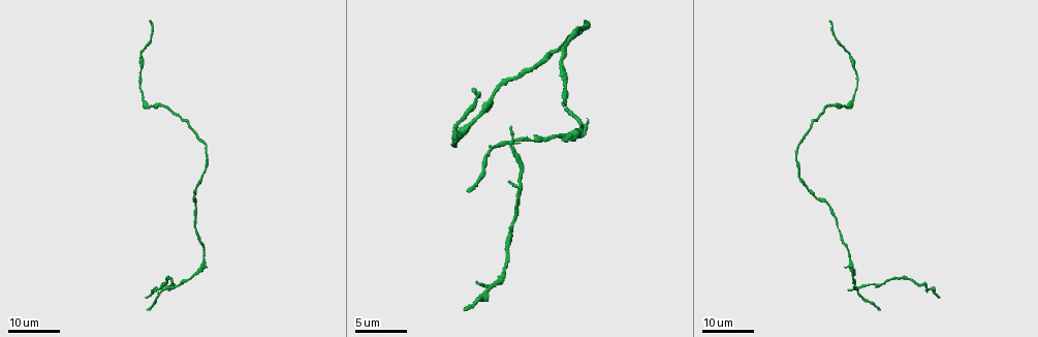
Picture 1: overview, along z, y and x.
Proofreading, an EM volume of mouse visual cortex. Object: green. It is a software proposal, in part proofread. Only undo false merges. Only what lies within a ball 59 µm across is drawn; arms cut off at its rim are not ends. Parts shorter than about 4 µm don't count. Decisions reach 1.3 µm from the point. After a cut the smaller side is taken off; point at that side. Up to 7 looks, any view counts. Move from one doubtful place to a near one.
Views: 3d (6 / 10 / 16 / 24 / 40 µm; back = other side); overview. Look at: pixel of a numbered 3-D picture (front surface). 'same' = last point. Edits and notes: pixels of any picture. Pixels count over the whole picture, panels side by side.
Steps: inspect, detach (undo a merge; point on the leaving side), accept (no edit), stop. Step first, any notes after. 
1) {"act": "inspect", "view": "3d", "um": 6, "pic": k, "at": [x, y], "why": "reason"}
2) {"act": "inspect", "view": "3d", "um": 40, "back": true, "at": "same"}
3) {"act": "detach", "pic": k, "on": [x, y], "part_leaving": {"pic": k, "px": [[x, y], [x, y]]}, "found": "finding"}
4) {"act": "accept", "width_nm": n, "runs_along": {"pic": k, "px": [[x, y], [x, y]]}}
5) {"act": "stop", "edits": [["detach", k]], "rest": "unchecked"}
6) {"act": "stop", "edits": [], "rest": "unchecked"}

{"act": "inspect", "view": "3d", "um": 24, "pic": 1, "at": [850, 56], "why": "calibre changes"}

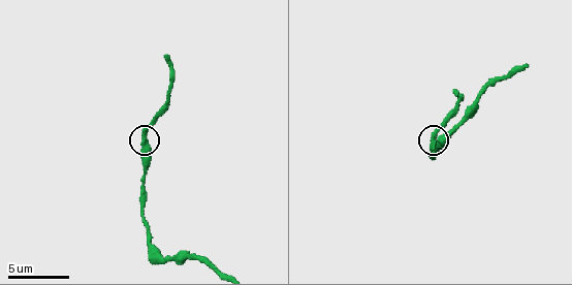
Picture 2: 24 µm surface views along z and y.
{"act": "inspect", "view": "3d", "um": 6, "pic": 2, "at": [143, 138]}

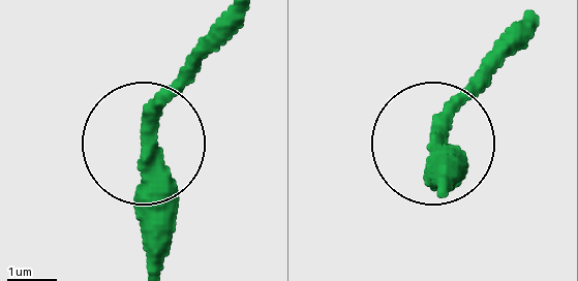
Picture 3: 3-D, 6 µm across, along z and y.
{"act": "accept", "runs_along": {"pic": 3, "px": [[147, 270], [147, 122], [195, 52]]}, "found": "continuous, no second neuron"}

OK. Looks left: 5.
{"act": "inspect", "view": "3d", "um": 16, "pic": 1, "at": [847, 244], "why": "calibre changes"}

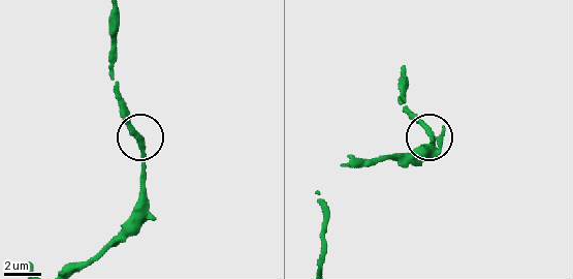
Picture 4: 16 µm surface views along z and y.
{"act": "inspect", "view": "3d", "um": 10, "pic": 4, "at": [138, 139]}

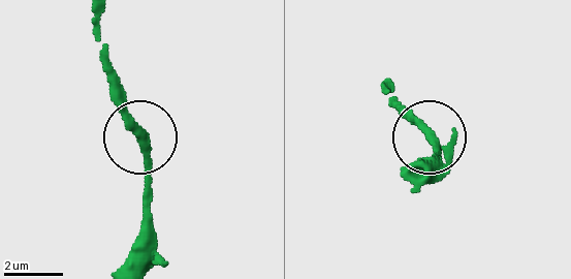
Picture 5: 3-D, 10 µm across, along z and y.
{"act": "accept", "width_nm": 300, "runs_along": {"pic": 5, "px": [[98, 9], [113, 98], [143, 143], [143, 199]]}, "found": "one neuron here"}

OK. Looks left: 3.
{"act": "inspect", "view": "3d", "um": 24, "pic": 1, "at": [553, 134], "why": "thick turns thin"}

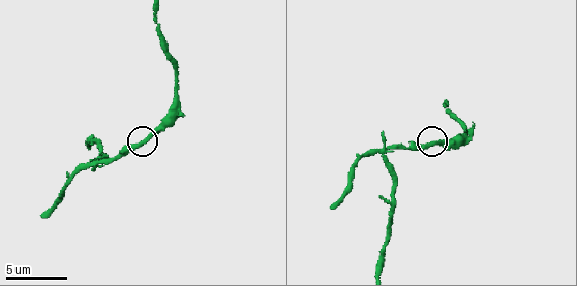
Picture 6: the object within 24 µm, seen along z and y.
{"act": "inspect", "view": "3d", "um": 10, "pic": 6, "at": [428, 144]}

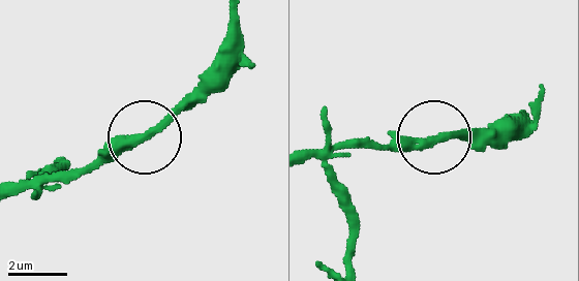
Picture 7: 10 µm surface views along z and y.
{"act": "accept", "runs_along": {"pic": 7, "px": [[230, 11], [226, 56], [155, 129], [61, 174]]}, "found": "continuous, no second neuron"}

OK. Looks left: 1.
{"act": "inspect", "view": "3d", "um": 10, "pic": 6, "at": [382, 155], "why": "four arms meet"}

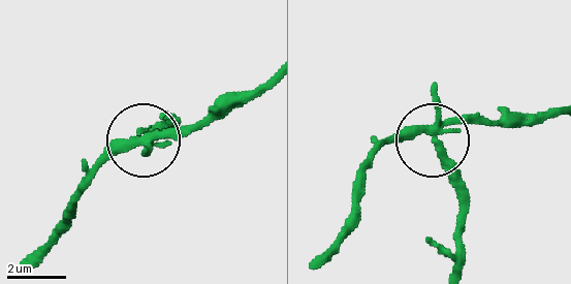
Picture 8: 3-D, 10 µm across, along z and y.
{"act": "detach", "pic": 8, "on": [449, 167], "arms": 4, "part_leaving": {"pic": 8, "px": [[429, 131], [458, 202], [458, 261]]}, "found": "two neurons meet here"}

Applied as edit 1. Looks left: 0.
{"act": "stop", "edits": [["detach", 8]], "rest": "unchecked"}

